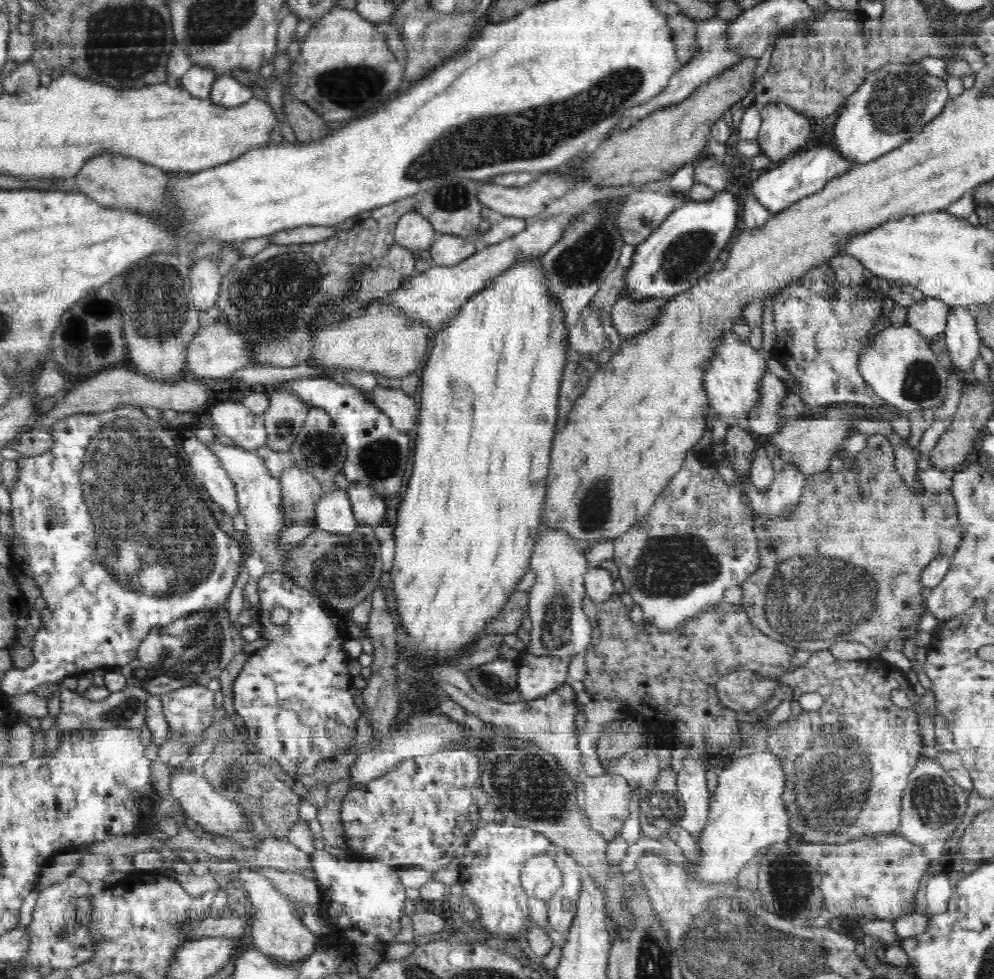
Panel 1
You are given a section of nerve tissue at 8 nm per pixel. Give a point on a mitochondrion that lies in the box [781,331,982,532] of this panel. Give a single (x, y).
(920, 381)

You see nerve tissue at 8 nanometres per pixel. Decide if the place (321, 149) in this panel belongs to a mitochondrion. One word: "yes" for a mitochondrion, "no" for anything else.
no

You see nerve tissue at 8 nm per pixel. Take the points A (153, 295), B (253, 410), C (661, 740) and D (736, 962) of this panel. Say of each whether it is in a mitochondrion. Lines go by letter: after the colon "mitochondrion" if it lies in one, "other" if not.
A: mitochondrion
B: other
C: other
D: mitochondrion

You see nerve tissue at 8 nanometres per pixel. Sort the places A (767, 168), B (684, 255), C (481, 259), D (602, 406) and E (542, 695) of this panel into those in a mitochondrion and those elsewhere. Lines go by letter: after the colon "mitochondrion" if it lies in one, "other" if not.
A: other
B: mitochondrion
C: other
D: other
E: other

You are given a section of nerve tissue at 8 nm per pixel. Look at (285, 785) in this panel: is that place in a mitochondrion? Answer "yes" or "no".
no

